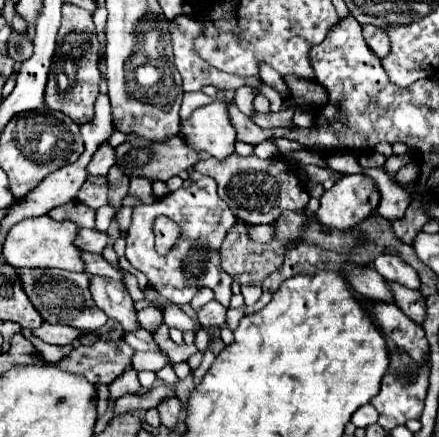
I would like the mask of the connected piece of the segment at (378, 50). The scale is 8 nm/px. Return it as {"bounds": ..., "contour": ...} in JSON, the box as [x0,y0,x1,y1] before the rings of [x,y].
{"bounds":[364,25,390,59],"contour":[[[364,25],[364,39],[368,41],[368,45],[372,47],[372,51],[378,57],[384,59],[390,53],[390,37],[380,27],[376,27],[376,25]]]}

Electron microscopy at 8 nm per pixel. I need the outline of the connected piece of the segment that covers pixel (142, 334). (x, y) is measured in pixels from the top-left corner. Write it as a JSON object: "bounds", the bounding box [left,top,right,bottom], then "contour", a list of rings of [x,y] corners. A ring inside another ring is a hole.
{"bounds":[124,327,158,351],"contour":[[[138,327],[134,331],[126,331],[124,341],[136,351],[154,351],[154,349],[158,349],[158,345],[152,339],[152,333],[142,329],[142,327]]]}

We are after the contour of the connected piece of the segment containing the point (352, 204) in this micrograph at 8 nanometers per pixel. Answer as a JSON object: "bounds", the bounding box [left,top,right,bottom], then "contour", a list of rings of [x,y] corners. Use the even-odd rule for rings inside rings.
{"bounds":[316,175,378,231],"contour":[[[344,175],[320,197],[316,219],[330,229],[346,231],[362,223],[378,205],[376,185],[366,175]]]}

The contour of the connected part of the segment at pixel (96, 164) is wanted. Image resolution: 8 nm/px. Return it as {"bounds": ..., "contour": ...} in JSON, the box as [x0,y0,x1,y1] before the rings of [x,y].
{"bounds":[88,141,116,175],"contour":[[[106,141],[100,145],[100,149],[94,153],[92,161],[88,163],[88,173],[90,175],[106,175],[108,169],[116,161],[116,149]]]}

